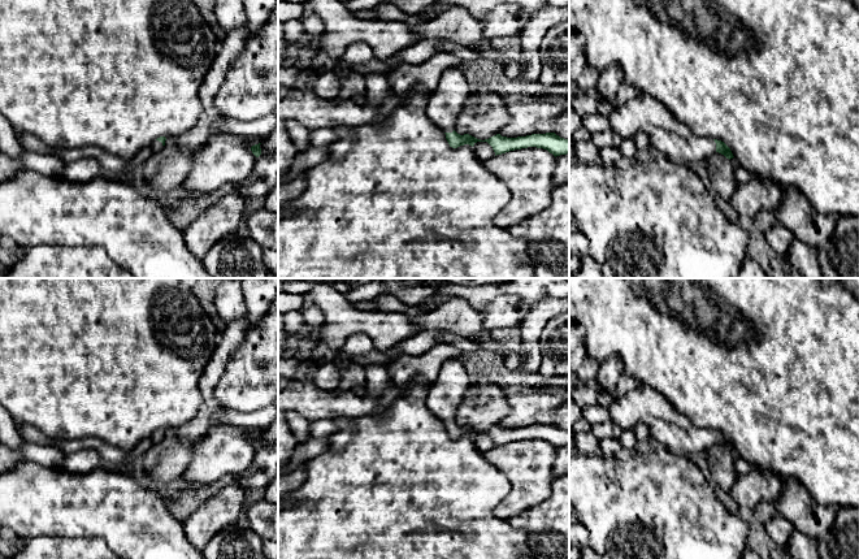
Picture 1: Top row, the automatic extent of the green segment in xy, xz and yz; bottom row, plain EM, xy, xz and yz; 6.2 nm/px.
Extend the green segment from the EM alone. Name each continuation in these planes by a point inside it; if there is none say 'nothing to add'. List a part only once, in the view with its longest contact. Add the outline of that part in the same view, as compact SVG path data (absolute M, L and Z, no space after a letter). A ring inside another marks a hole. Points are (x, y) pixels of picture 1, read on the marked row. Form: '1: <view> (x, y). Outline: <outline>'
1: yz (669, 137). Outline: M641 92L620 107L615 107L608 116L611 129L613 129L622 139L633 138L637 131L645 131L651 140L652 148L664 155L668 160L689 165L694 161L707 160L716 152L713 139L704 139L691 133L682 122L680 122L668 108L648 94Z

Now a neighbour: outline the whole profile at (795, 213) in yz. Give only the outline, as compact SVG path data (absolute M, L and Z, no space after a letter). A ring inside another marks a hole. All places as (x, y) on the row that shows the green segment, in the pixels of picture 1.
M797 188L782 190L782 202L773 213L795 239L815 248L828 247L838 220L817 212Z

